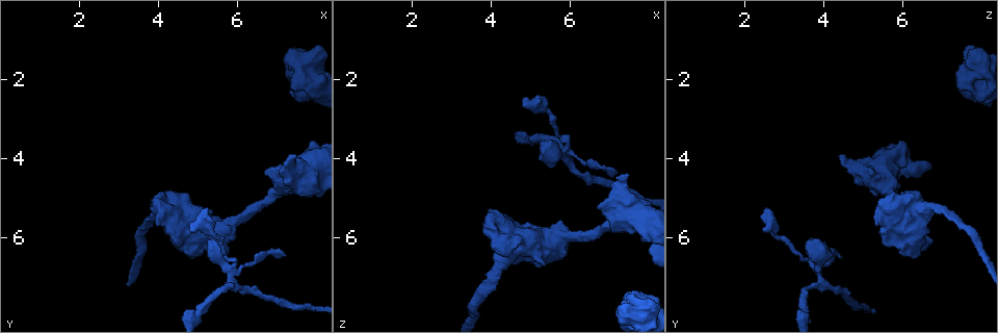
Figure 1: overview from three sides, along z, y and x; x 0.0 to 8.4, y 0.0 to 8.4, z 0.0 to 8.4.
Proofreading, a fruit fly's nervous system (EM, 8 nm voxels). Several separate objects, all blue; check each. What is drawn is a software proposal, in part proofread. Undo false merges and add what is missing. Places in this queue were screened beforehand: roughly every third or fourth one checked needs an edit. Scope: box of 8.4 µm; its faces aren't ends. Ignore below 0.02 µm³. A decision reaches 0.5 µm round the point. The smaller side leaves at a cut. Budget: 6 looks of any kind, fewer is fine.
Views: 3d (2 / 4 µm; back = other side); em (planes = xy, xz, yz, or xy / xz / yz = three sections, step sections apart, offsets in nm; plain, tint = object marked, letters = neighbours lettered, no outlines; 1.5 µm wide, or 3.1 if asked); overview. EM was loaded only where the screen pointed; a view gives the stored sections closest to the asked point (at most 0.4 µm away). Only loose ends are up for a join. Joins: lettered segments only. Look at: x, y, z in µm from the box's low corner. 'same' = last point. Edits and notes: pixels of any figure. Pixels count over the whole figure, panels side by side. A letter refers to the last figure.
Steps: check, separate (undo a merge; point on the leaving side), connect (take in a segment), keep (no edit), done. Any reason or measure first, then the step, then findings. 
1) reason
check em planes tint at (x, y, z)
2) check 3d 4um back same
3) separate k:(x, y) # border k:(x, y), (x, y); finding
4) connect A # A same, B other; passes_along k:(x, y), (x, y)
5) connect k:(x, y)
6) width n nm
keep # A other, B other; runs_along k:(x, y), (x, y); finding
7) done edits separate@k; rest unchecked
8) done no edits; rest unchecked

check 3d 4um at (4.25, 5.25, 6.65)

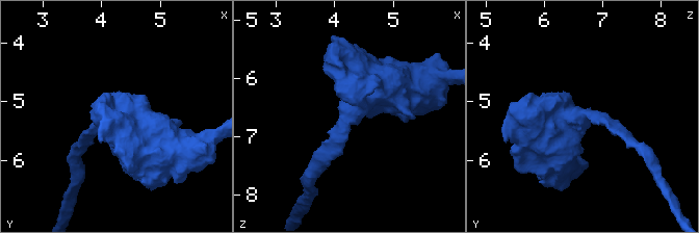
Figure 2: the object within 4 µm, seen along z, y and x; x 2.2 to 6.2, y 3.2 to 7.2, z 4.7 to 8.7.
check em planes tint at (4.20, 5.15, 6.70)

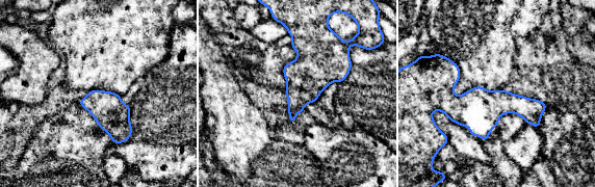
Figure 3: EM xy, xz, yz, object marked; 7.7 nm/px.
what lies round it
check em planes letters same

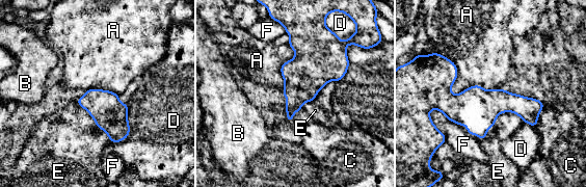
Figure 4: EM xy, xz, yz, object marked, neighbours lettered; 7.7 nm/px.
keep # A other, B other, C other, D other, E other, F other; border 4:(435, 52), (500, 88); continuous, no second neuron

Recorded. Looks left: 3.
check 3d 4um at (5.90, 7.05, 3.95)

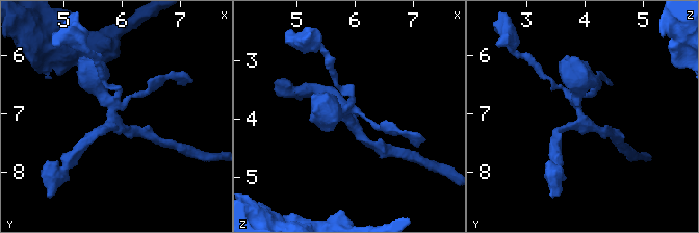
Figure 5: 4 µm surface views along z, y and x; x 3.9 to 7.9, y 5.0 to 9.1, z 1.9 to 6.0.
now the EM
check em planes letters at (5.90, 7.05, 3.95)

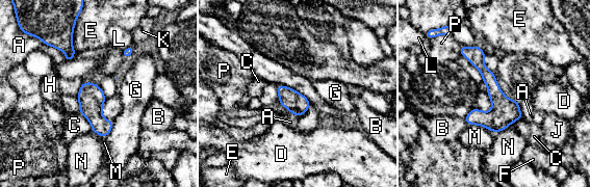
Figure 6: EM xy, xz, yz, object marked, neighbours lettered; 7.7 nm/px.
longest_contact M 220 nm
keep # A other, B other, C other, D other, E other, F other, G other, H other, J other, K other, L other, M other, N other, P other; continuous, no second neuron

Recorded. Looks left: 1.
done no edits; rest unchecked

